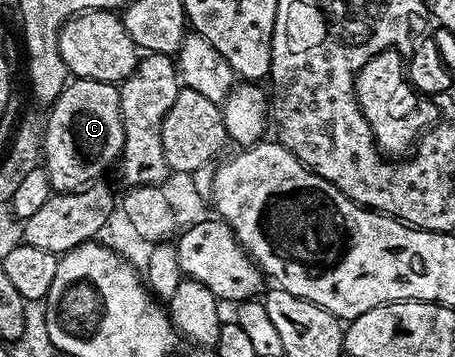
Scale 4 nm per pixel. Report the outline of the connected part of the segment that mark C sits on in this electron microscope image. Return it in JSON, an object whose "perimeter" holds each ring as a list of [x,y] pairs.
{"perimeter":[[[72,79],[51,102],[44,122],[44,152],[42,168],[48,172],[48,182],[56,193],[75,193],[83,191],[89,185],[99,182],[108,168],[119,162],[124,151],[124,128],[120,110],[120,91],[113,82],[94,79]]]}

